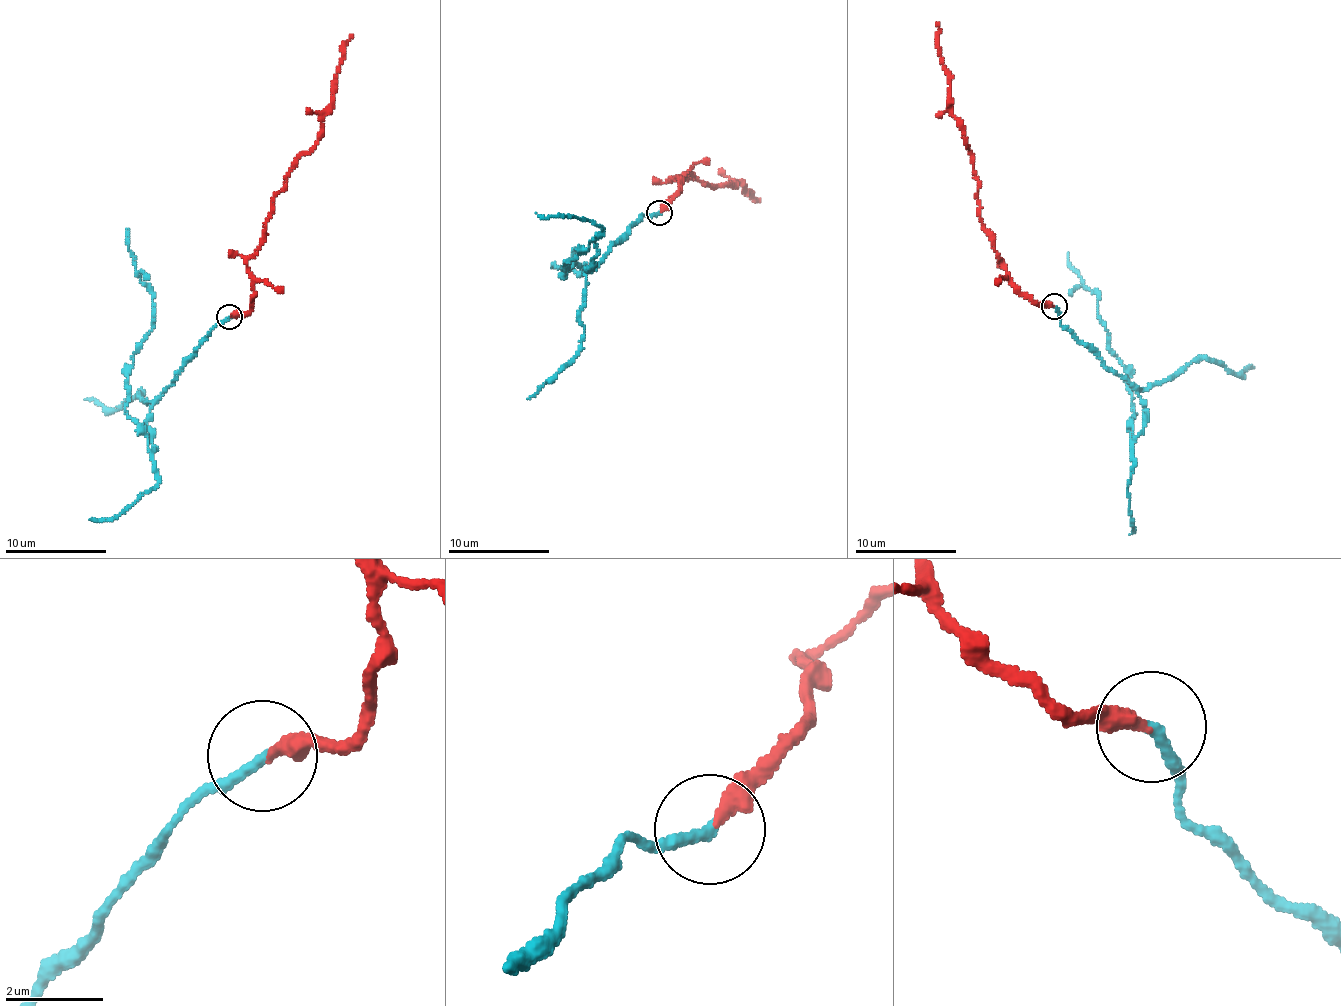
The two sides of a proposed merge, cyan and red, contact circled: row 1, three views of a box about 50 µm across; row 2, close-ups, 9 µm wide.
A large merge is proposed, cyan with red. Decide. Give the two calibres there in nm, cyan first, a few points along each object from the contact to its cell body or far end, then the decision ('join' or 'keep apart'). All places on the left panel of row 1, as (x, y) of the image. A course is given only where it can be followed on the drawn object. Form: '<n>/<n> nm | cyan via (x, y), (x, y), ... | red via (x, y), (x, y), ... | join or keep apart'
240/320 nm | cyan via (228, 317), (149, 411), (150, 449), (124, 404), (127, 368), (152, 327), (152, 310), (126, 229) | red via (231, 317), (250, 306), (254, 284), (247, 262), (260, 243), (274, 196), (313, 147), (342, 45), (353, 35) | keep apart

